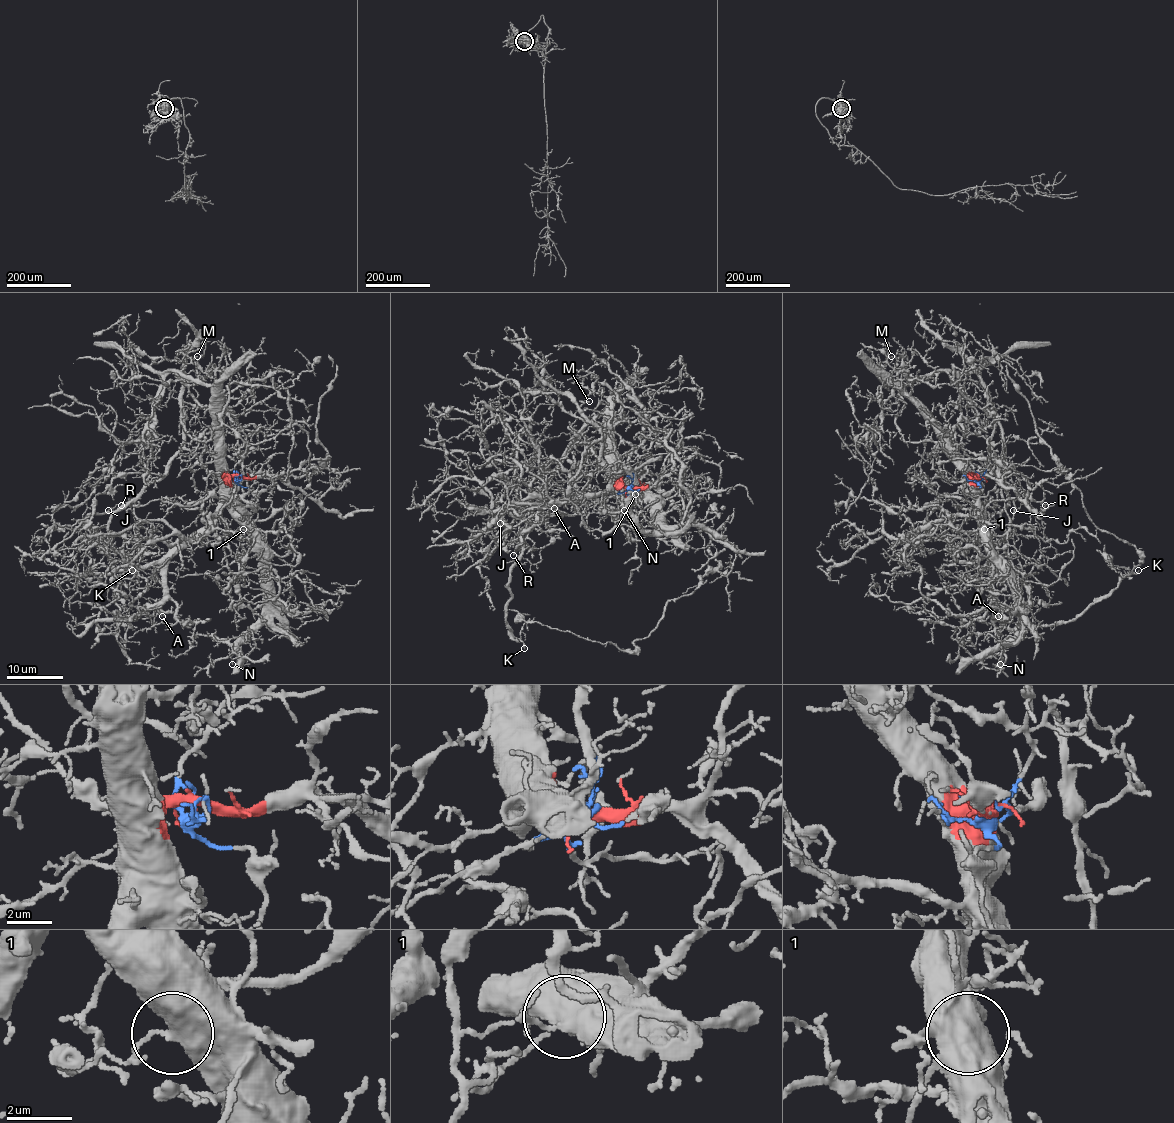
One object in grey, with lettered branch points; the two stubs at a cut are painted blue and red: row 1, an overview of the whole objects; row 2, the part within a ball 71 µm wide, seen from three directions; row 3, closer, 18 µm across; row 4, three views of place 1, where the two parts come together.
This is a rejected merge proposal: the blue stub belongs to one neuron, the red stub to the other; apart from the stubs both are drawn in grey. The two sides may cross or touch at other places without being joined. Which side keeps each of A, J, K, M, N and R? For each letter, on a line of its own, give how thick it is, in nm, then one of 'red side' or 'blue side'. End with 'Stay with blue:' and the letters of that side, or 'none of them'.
A: 150 nm thick; red side
J: 100 nm thick; blue side
K: 130 nm thick; red side
M: 140 nm thick; red side
N: 110 nm thick; red side
R: 110 nm thick; blue side
Stay with blue: J, R

